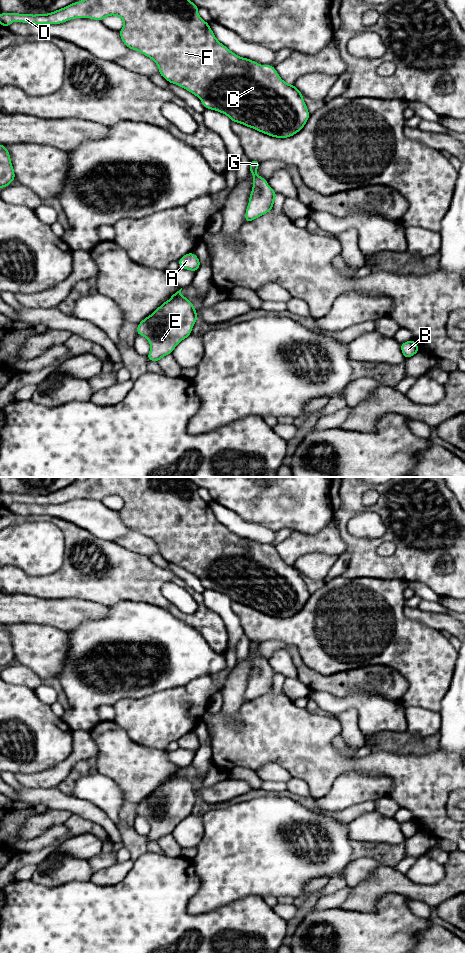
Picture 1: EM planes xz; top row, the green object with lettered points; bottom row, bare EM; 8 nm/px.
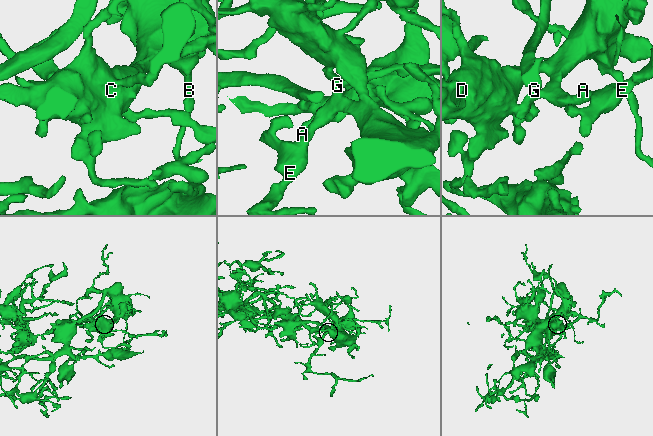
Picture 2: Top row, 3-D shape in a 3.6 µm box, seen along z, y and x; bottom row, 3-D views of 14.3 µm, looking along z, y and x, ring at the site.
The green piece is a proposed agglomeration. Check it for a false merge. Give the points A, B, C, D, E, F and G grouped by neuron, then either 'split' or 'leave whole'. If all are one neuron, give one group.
A B C D E F G | leave whole

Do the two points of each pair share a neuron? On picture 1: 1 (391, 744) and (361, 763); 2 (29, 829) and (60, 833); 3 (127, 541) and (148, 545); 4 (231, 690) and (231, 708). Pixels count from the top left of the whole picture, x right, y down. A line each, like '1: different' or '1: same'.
1: different
2: different
3: same
4: same

